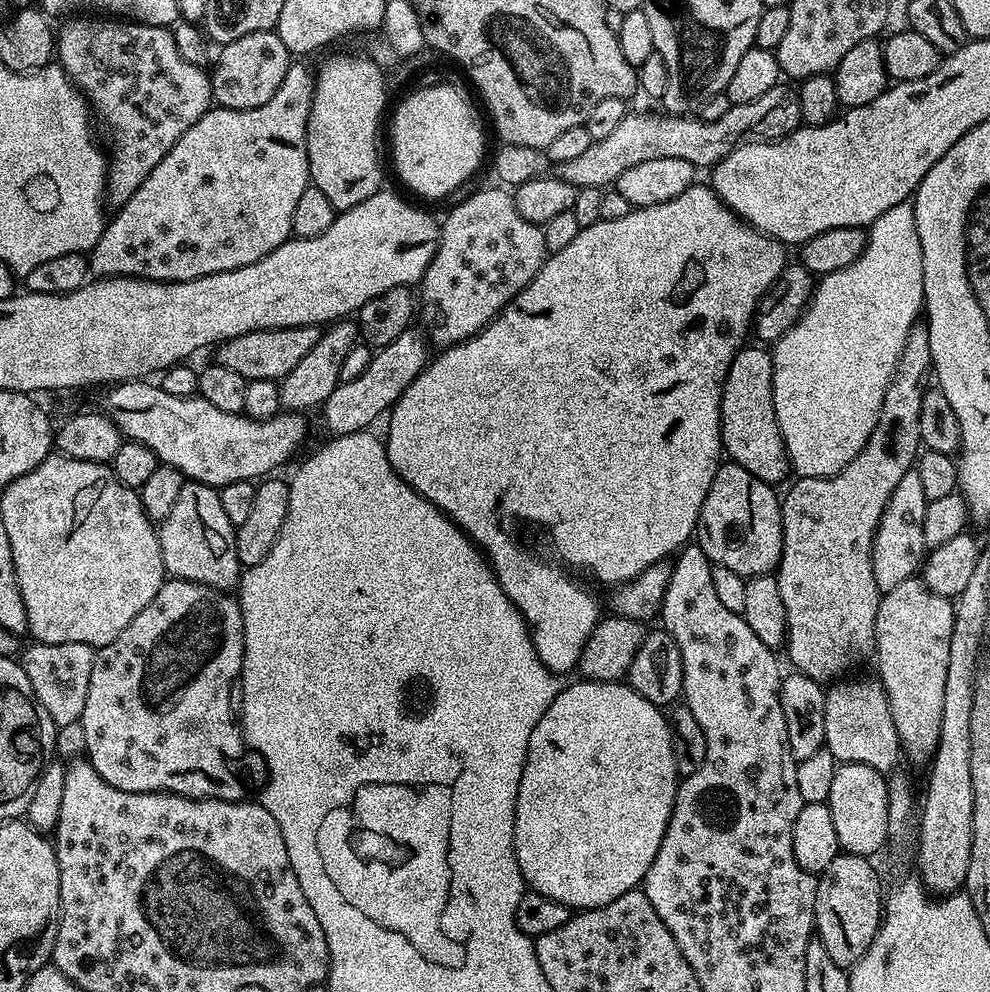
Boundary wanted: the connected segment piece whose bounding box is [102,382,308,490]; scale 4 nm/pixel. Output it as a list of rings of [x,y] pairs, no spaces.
[[[120,382],[109,387],[104,396],[102,411],[105,416],[118,426],[121,437],[146,446],[156,455],[161,465],[176,468],[189,481],[197,484],[209,484],[211,488],[222,489],[230,482],[239,480],[259,481],[267,477],[275,468],[280,468],[300,448],[304,435],[308,432],[308,424],[303,415],[291,410],[281,411],[268,420],[251,420],[249,416],[239,412],[226,414],[226,410],[218,410],[218,406],[210,406],[210,402],[196,396],[174,398],[174,394],[166,394],[152,382]]]

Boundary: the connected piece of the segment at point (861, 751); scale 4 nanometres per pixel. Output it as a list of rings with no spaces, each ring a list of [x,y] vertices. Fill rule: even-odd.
[[[875,679],[872,680],[837,683],[832,686],[834,688],[827,689],[824,697],[826,702],[824,742],[826,749],[835,757],[837,763],[869,765],[872,769],[887,775],[899,765],[898,758],[901,759],[902,749],[883,685]]]

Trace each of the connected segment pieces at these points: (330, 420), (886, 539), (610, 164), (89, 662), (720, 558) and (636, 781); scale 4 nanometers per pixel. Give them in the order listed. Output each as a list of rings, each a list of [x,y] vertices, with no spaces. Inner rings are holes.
[[[413,326],[403,331],[390,346],[375,351],[370,365],[358,378],[341,381],[322,406],[324,422],[332,434],[365,431],[378,416],[383,417],[405,392],[406,386],[427,367],[430,360],[428,348],[430,344],[425,333]]]
[[[913,470],[898,482],[898,490],[890,498],[886,510],[880,519],[880,529],[872,543],[872,565],[874,578],[881,590],[898,586],[898,582],[913,579],[921,571],[926,559],[926,549],[922,538],[922,522],[926,518],[928,505],[926,494],[922,494],[922,482]]]
[[[777,86],[766,90],[762,98],[754,102],[734,104],[717,120],[687,120],[684,116],[655,116],[652,112],[629,111],[622,123],[601,140],[592,145],[578,158],[555,165],[554,175],[570,182],[576,189],[607,189],[615,185],[622,170],[638,166],[638,162],[650,162],[650,158],[686,158],[697,170],[711,169],[726,154],[744,144],[765,144],[767,140],[781,140],[794,129],[801,127],[800,98],[795,87]]]
[[[32,642],[23,649],[22,663],[26,670],[26,678],[30,678],[30,686],[34,686],[34,694],[42,706],[46,706],[46,714],[57,726],[75,725],[86,706],[86,690],[90,690],[90,670],[94,670],[96,652],[82,642],[62,642],[61,644],[42,644]]]
[[[731,462],[721,463],[714,482],[710,482],[710,494],[702,502],[694,533],[695,543],[713,565],[726,566],[726,570],[745,578],[775,573],[782,554],[781,497],[776,491],[773,485],[754,478],[750,470]]]
[[[581,679],[580,684],[561,687],[560,693],[550,702],[550,710],[538,718],[538,726],[534,726],[534,734],[530,734],[526,762],[522,770],[522,782],[518,786],[518,802],[514,814],[514,850],[518,866],[524,875],[525,885],[531,891],[542,894],[554,902],[564,904],[573,910],[601,908],[614,898],[622,898],[622,894],[635,892],[643,885],[644,875],[650,870],[654,858],[658,854],[658,846],[662,846],[662,838],[666,834],[666,826],[670,822],[670,814],[674,806],[678,777],[674,766],[674,752],[670,750],[670,730],[667,715],[657,705],[651,704],[642,694],[638,694],[626,682],[598,682]]]

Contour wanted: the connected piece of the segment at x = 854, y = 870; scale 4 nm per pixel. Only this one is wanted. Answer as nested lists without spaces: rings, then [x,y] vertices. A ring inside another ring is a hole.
[[[841,854],[826,866],[826,870],[819,873],[816,882],[816,922],[815,935],[826,946],[830,958],[838,962],[838,966],[851,969],[852,965],[864,957],[870,942],[876,937],[882,919],[882,888],[880,892],[880,876],[876,873],[873,861],[867,856],[850,856]]]

